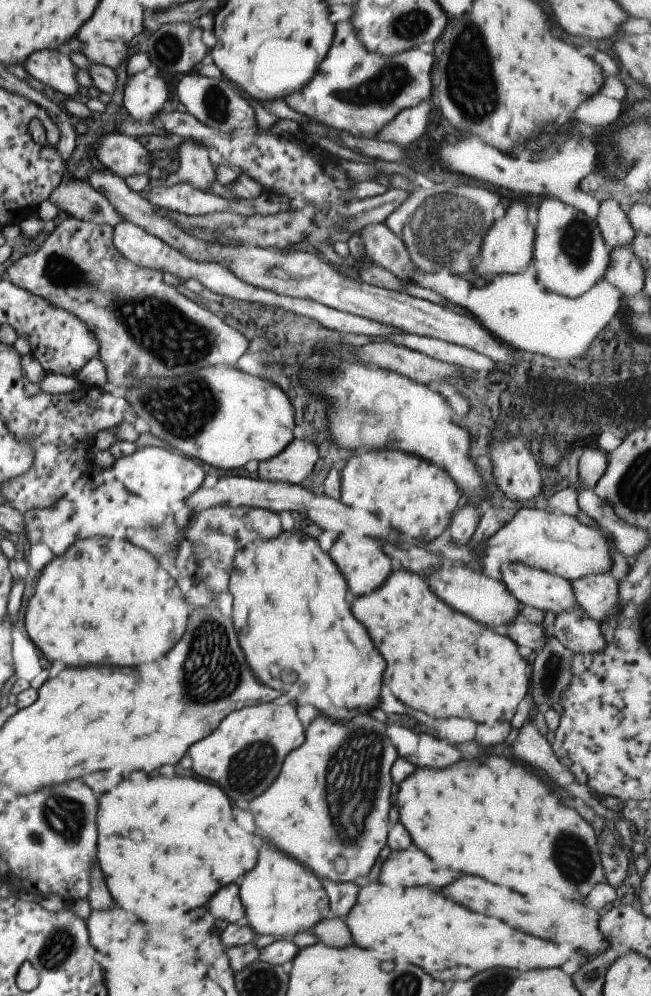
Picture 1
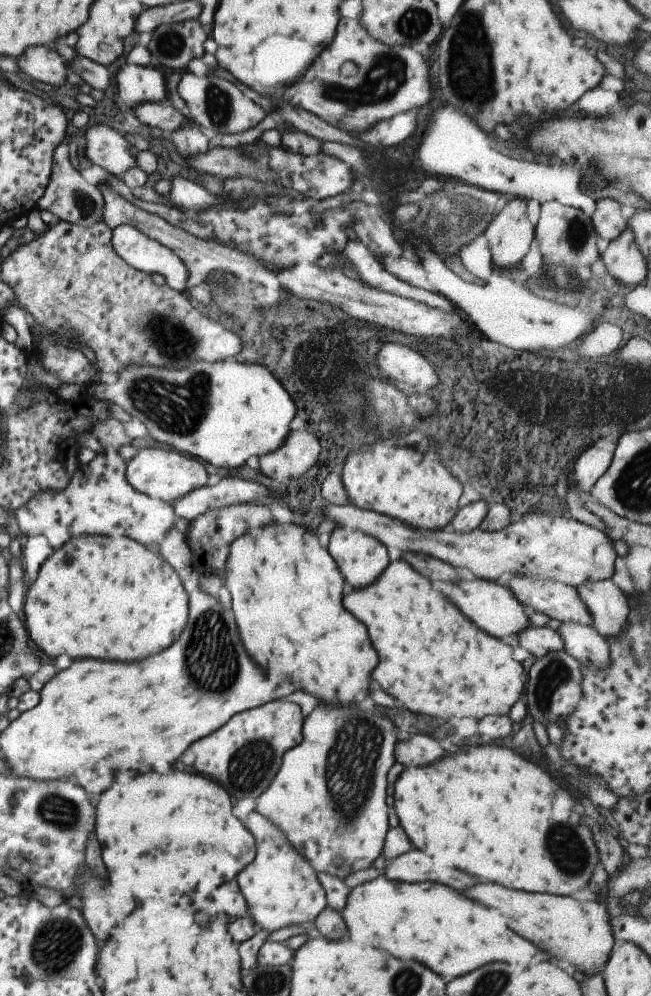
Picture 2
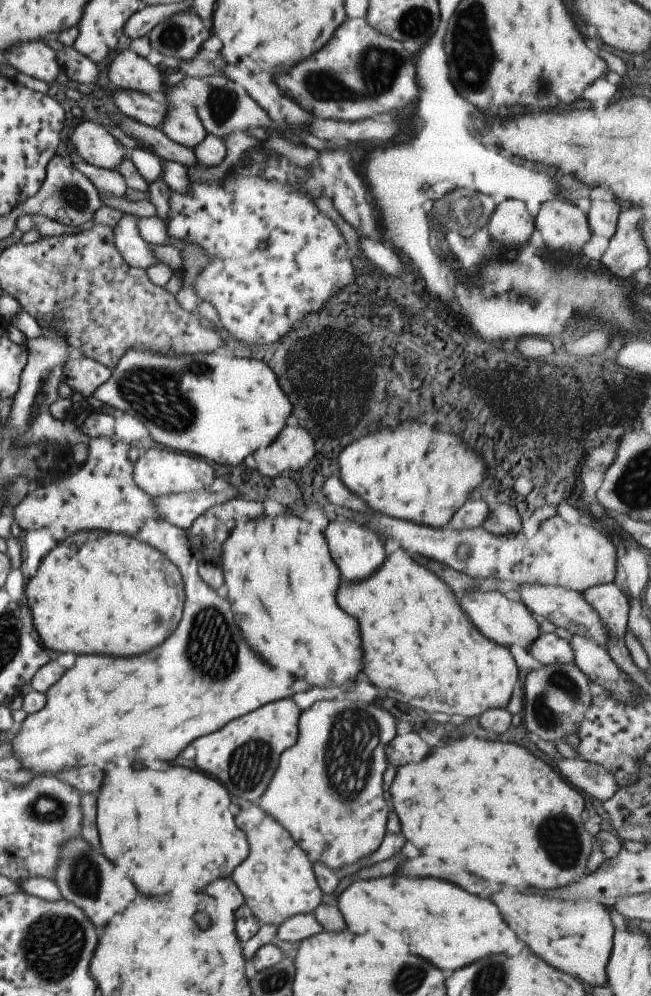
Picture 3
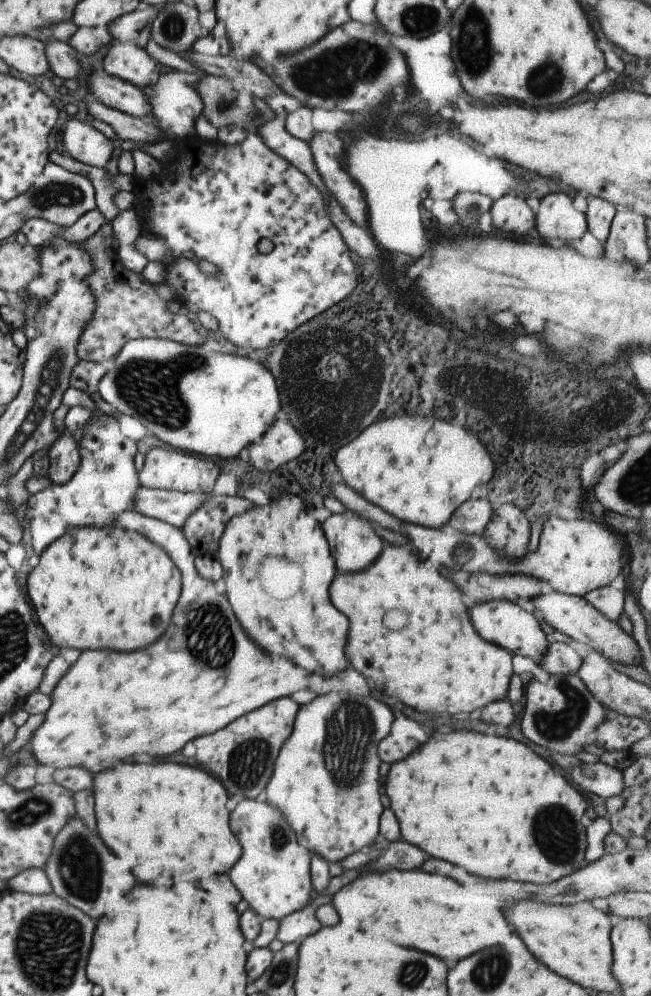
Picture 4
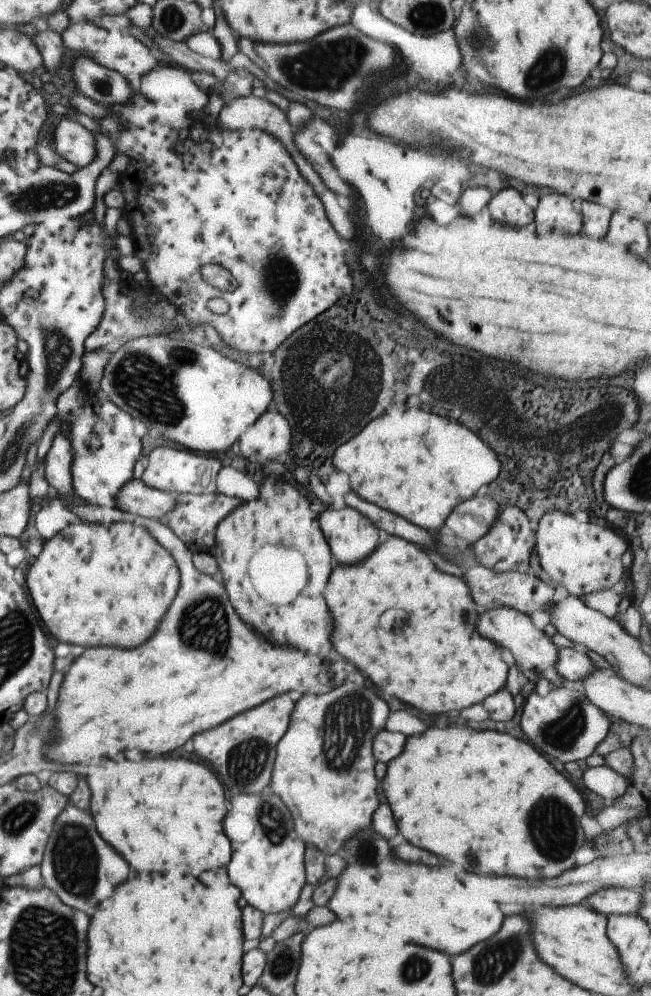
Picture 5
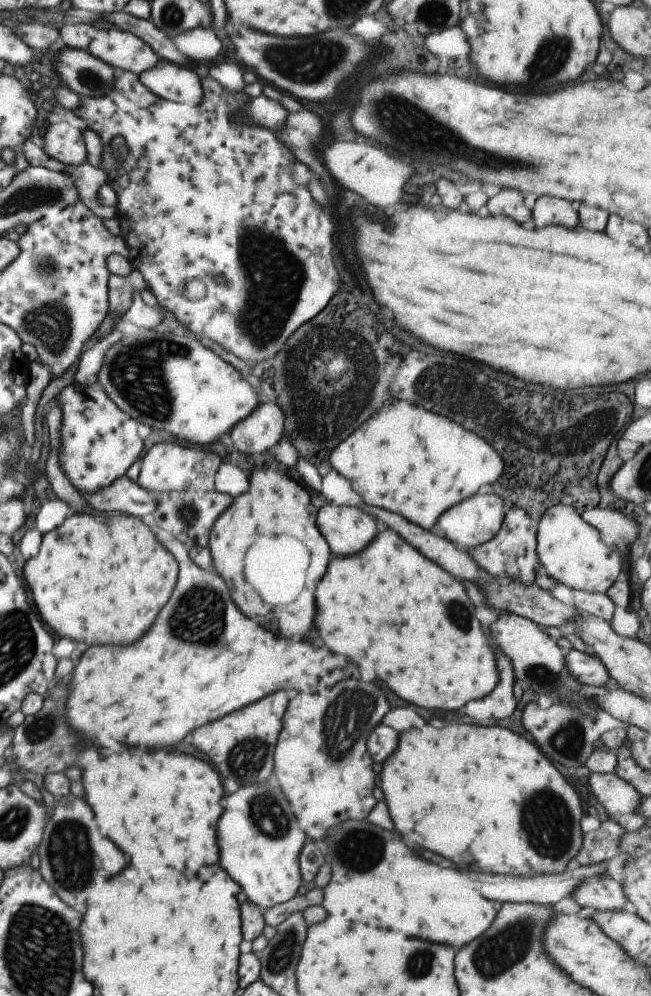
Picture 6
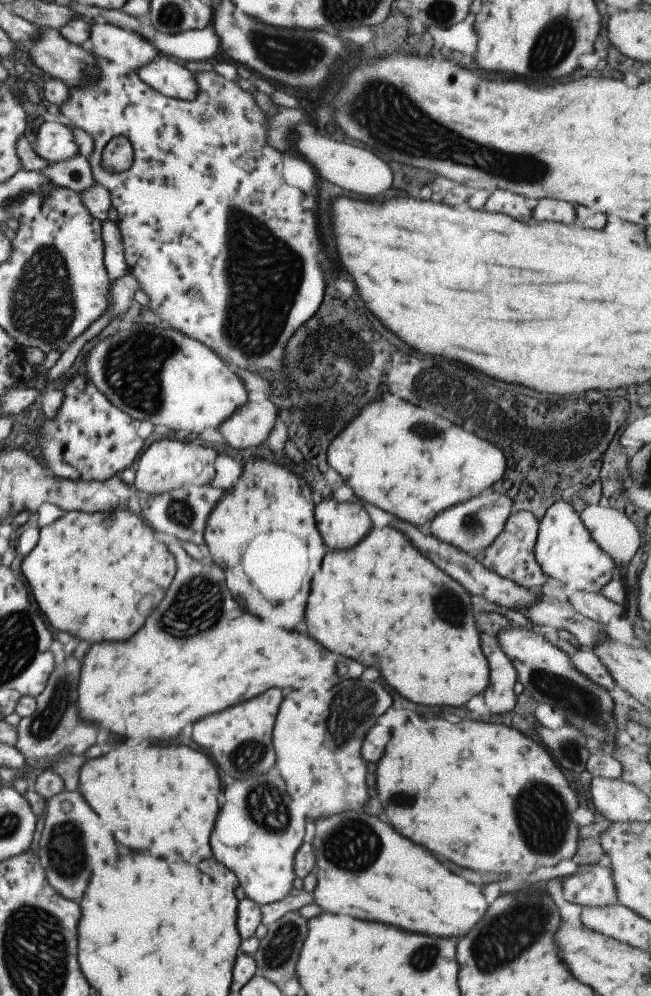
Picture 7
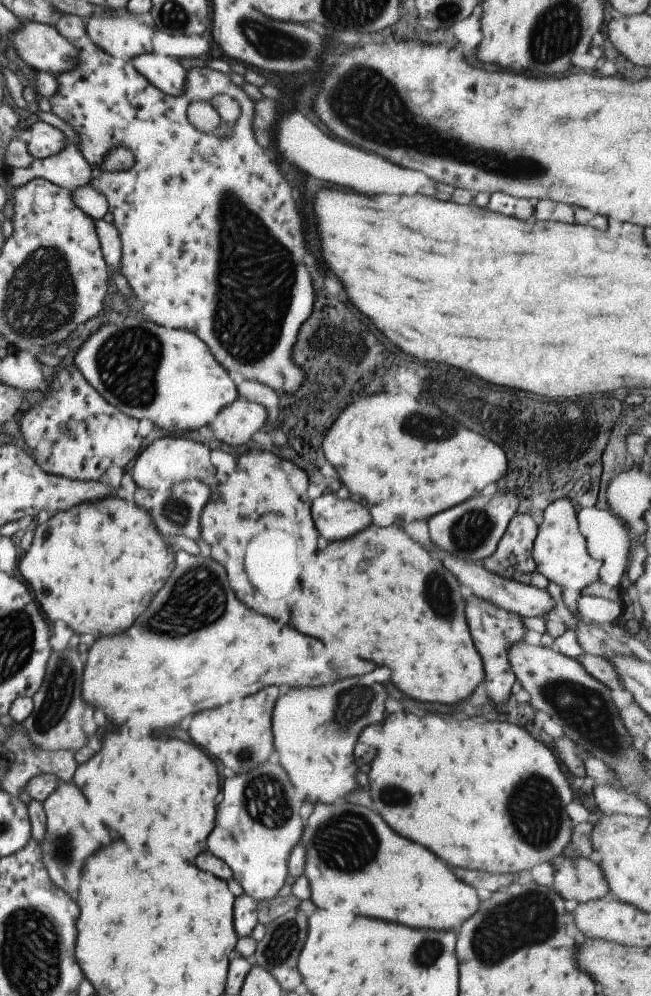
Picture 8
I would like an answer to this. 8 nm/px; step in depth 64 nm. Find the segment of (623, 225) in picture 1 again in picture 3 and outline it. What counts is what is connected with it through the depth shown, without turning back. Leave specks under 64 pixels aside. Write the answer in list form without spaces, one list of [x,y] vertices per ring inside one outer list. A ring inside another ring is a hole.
[[[594,200],[588,211],[588,224],[592,234],[612,238],[616,232],[621,206],[614,200]]]

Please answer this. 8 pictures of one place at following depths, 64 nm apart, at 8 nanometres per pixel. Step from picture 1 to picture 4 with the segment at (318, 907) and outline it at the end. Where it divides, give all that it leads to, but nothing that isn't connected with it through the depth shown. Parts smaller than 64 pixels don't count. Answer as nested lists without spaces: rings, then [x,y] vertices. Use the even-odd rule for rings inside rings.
[[[240,800],[232,818],[232,830],[238,834],[236,838],[242,844],[242,856],[232,866],[230,878],[244,900],[248,902],[261,919],[274,918],[279,922],[285,916],[302,910],[312,900],[312,876],[310,876],[311,853],[304,850],[292,832],[292,828],[284,822],[284,818],[266,802],[258,800]]]

